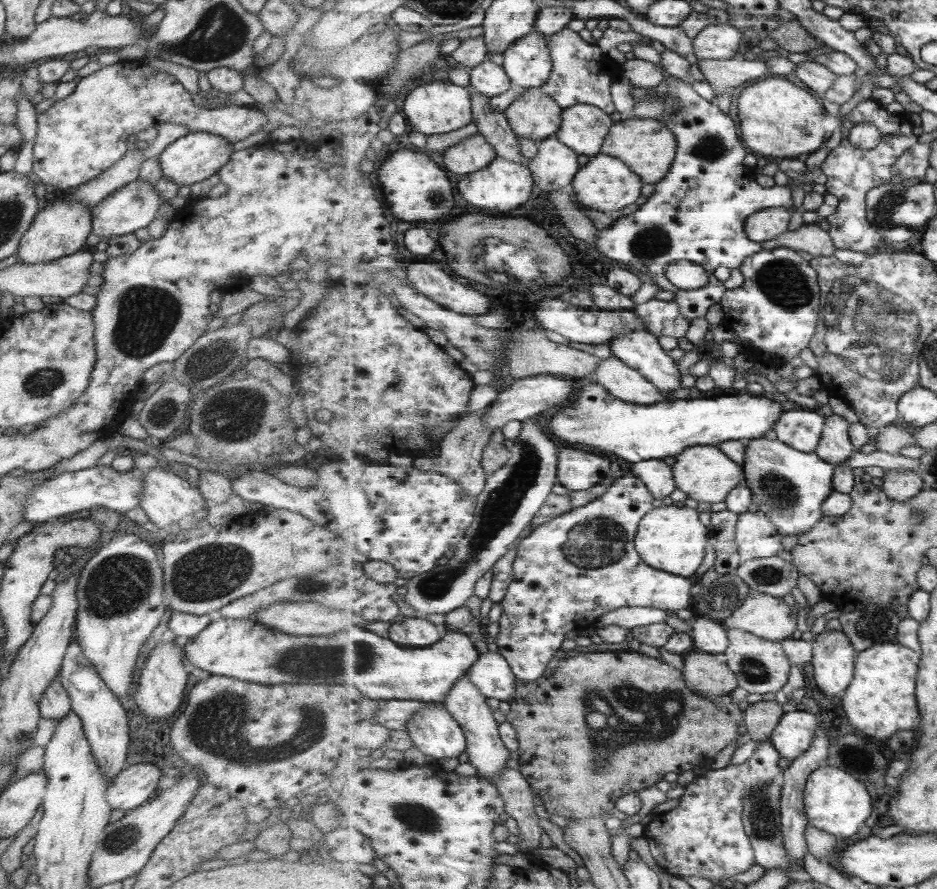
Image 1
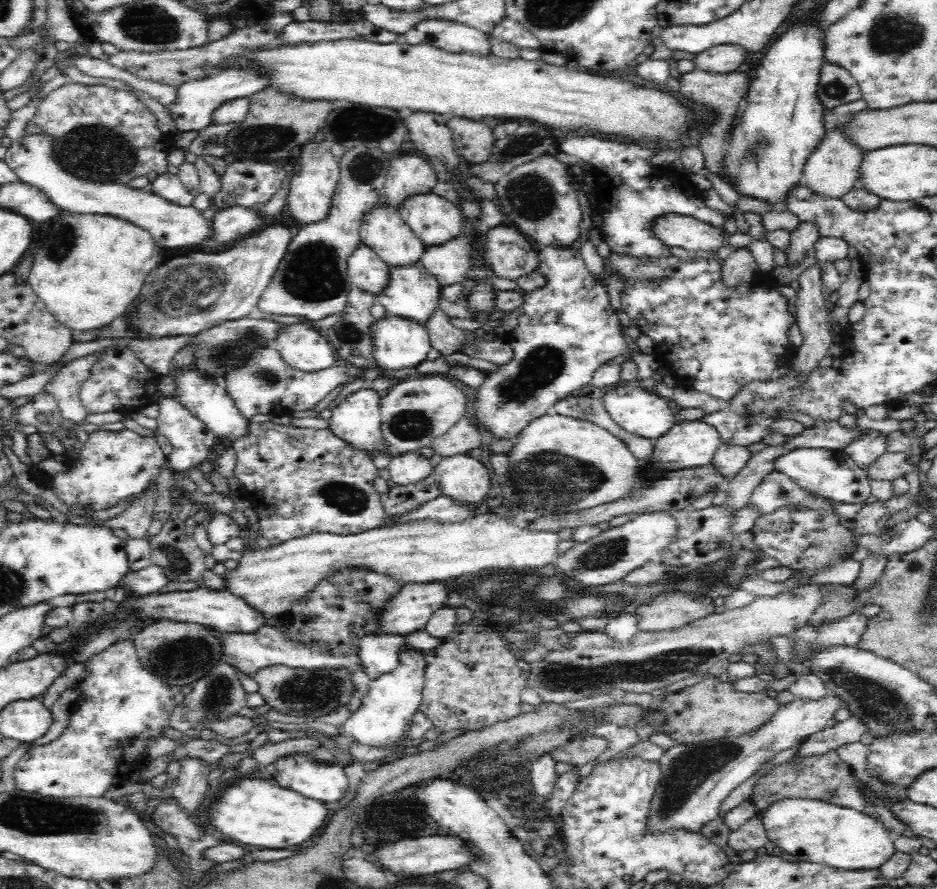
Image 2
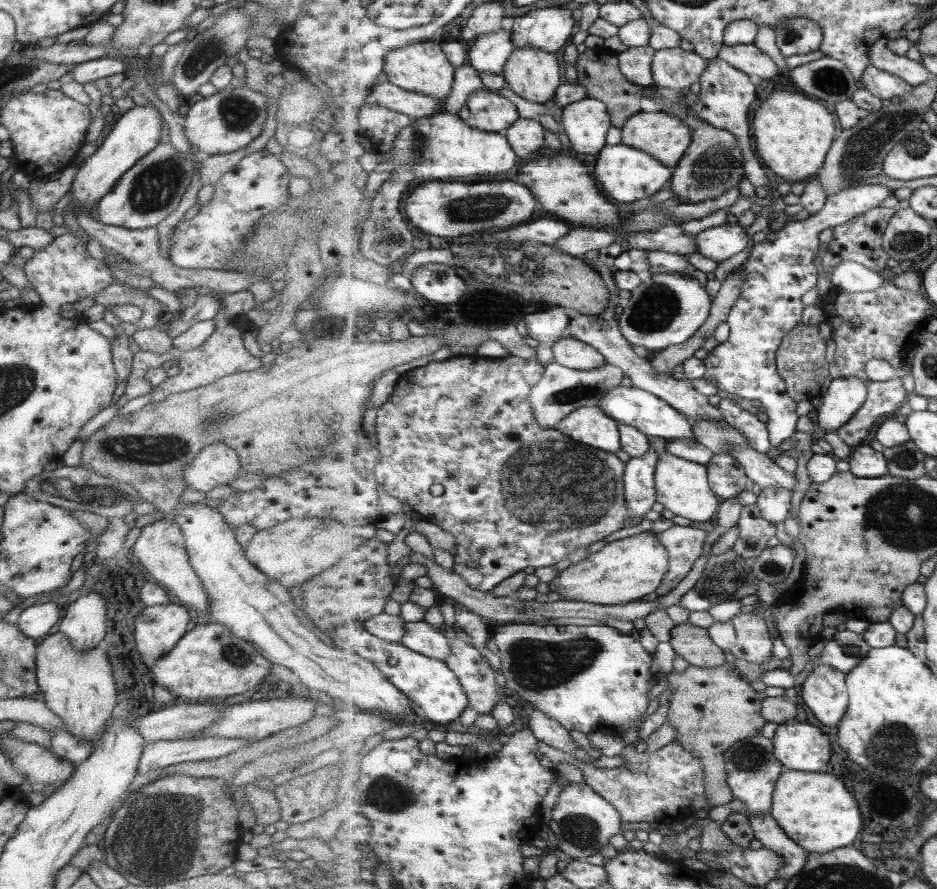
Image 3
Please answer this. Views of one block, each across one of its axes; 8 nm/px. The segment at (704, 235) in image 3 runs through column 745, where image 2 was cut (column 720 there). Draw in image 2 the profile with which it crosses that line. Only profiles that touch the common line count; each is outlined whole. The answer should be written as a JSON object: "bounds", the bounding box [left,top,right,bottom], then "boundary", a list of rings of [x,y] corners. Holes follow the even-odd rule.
{"bounds":[652,214,728,254],"boundary":[[[668,214],[654,220],[652,231],[656,239],[668,247],[682,248],[694,254],[699,252],[712,252],[722,248],[724,240],[728,236],[722,234],[722,230],[710,224],[696,220],[688,216]]]}

